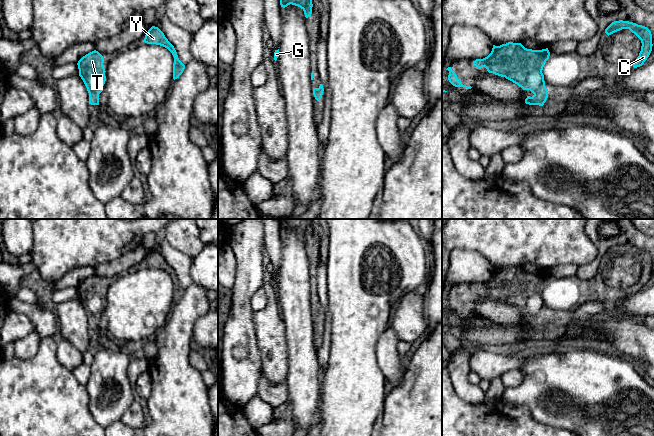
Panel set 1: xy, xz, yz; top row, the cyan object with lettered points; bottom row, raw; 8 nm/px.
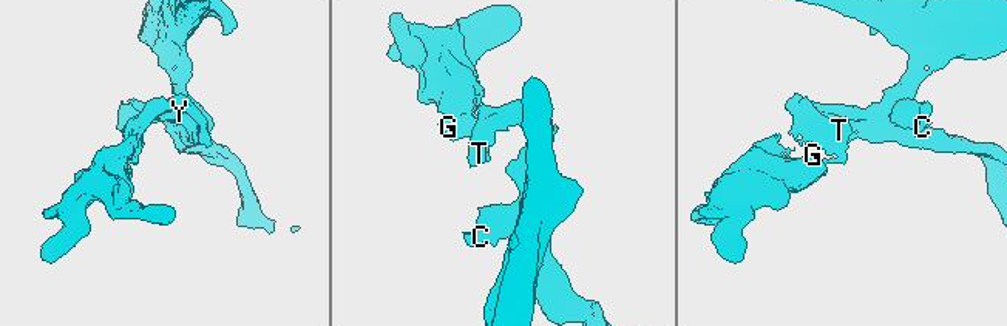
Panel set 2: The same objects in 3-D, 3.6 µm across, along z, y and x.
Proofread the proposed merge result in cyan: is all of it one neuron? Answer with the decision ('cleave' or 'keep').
keep

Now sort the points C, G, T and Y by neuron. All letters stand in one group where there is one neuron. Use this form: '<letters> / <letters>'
C G T Y

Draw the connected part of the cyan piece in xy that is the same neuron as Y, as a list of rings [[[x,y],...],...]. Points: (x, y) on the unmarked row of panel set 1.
[[[152,250],[145,259],[143,266],[147,268],[156,268],[167,272],[174,281],[173,303],[179,302],[185,293],[185,289],[179,284],[174,270],[168,265],[164,257],[155,250]]]

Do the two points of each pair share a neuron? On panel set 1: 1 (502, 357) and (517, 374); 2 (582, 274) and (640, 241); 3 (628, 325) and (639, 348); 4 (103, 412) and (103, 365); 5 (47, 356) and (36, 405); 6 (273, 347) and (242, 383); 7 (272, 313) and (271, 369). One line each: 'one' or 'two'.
1: two
2: one
3: one
4: one
5: one
6: two
7: one

